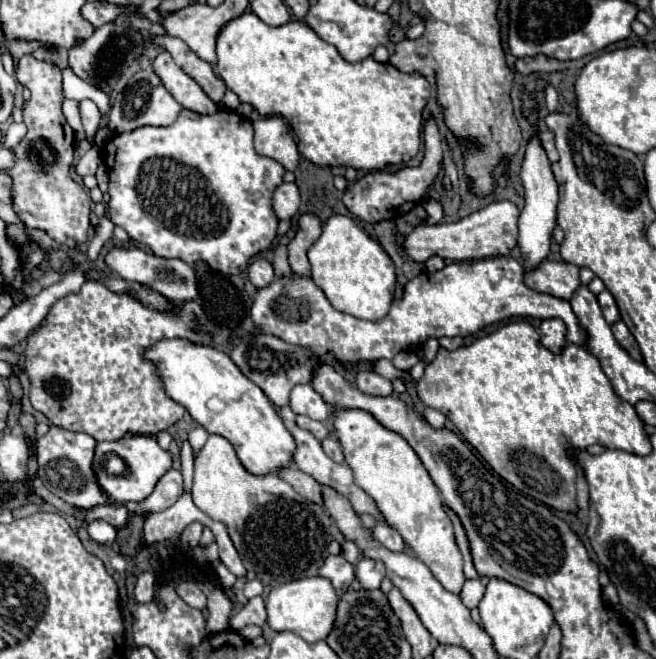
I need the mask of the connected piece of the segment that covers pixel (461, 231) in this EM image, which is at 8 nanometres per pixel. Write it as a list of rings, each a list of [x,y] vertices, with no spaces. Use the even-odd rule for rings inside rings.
[[[500,200],[500,202],[488,204],[486,208],[474,212],[468,218],[462,218],[454,224],[420,224],[408,236],[396,234],[396,238],[398,238],[400,248],[406,252],[406,256],[414,262],[426,262],[432,256],[440,256],[444,260],[480,260],[480,258],[492,258],[492,256],[506,256],[516,246],[516,238],[518,238],[516,222],[518,222],[516,204],[512,204],[508,200]]]

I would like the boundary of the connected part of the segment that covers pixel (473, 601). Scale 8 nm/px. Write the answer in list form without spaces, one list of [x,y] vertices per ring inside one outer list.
[[[466,580],[466,582],[464,582],[464,586],[462,586],[462,590],[460,590],[460,600],[462,600],[470,610],[480,604],[482,596],[484,596],[484,584],[482,584],[480,580]]]

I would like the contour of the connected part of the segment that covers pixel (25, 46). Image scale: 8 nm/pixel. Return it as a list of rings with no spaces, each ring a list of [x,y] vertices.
[[[4,40],[6,48],[10,50],[10,54],[14,56],[14,60],[22,58],[26,52],[32,52],[36,48],[44,48],[44,44],[40,42],[22,42],[22,40],[16,40],[16,42],[10,42],[10,40]]]

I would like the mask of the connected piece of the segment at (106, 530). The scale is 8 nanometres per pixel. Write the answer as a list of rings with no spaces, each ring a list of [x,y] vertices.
[[[92,520],[88,522],[88,534],[98,544],[112,544],[116,540],[116,528],[104,520]]]

